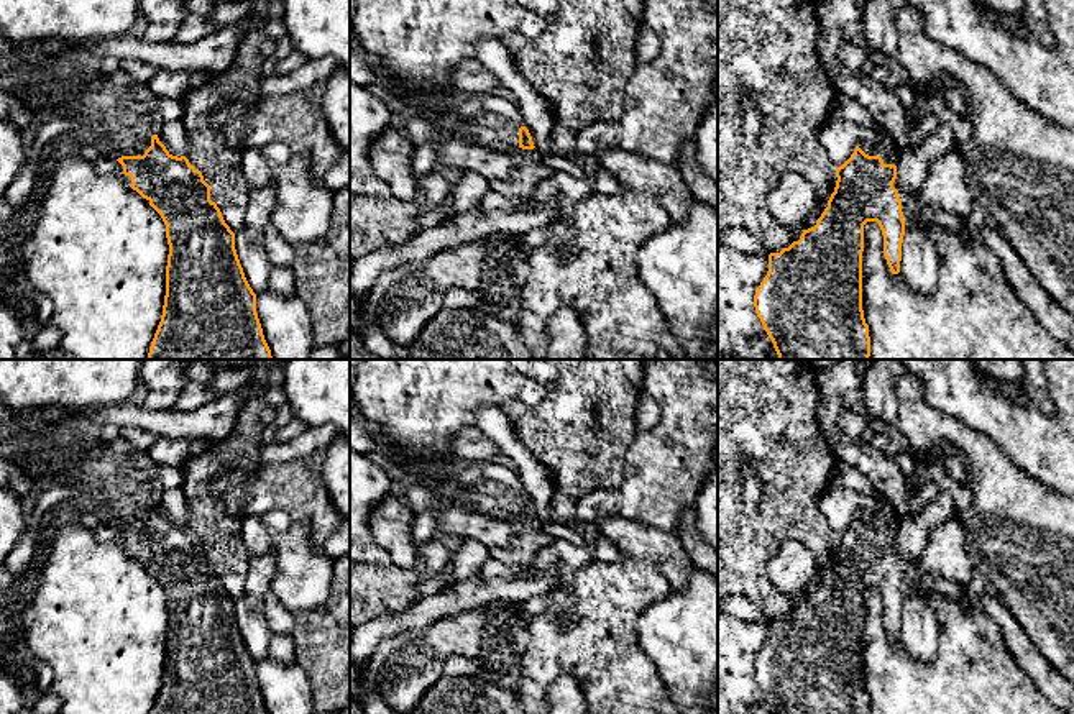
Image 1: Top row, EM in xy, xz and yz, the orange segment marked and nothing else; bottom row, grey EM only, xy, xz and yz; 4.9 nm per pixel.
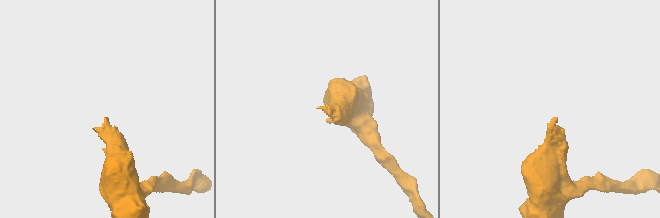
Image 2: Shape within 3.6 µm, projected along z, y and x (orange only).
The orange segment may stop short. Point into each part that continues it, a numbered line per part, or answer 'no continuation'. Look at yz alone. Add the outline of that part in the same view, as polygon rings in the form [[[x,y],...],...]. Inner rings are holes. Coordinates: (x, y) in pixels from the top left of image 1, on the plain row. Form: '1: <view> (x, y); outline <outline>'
1: yz (884, 514); outline [[[879,497],[877,506],[862,507],[859,515],[869,524],[880,524],[884,532],[898,532],[900,519],[895,514],[895,509],[885,497]]]

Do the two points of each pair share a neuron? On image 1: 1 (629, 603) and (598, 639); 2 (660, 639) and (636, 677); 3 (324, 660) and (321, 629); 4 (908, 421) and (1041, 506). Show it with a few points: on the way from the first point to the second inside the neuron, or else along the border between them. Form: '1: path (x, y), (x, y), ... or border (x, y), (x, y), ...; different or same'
1: path (621, 611), (601, 631); same
2: border (636, 622), (637, 645), (652, 662), (667, 693); different
3: path (324, 652), (324, 637); same
4: path (941, 429), (959, 435), (1009, 485); same

